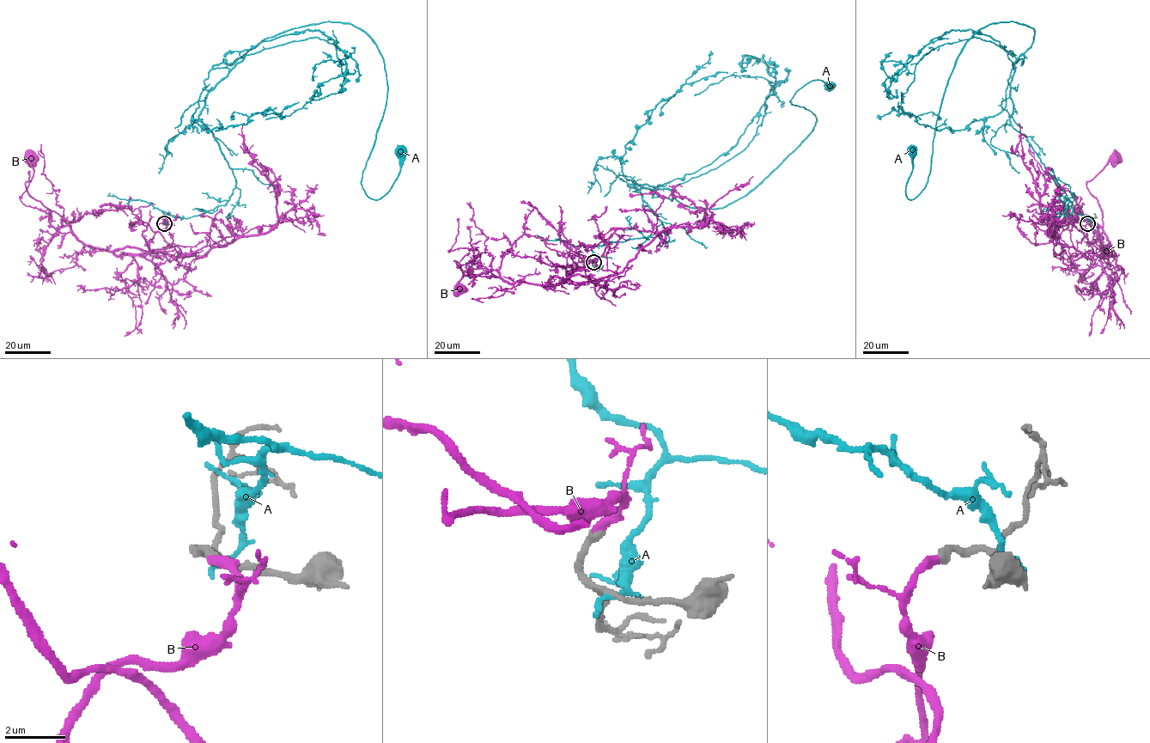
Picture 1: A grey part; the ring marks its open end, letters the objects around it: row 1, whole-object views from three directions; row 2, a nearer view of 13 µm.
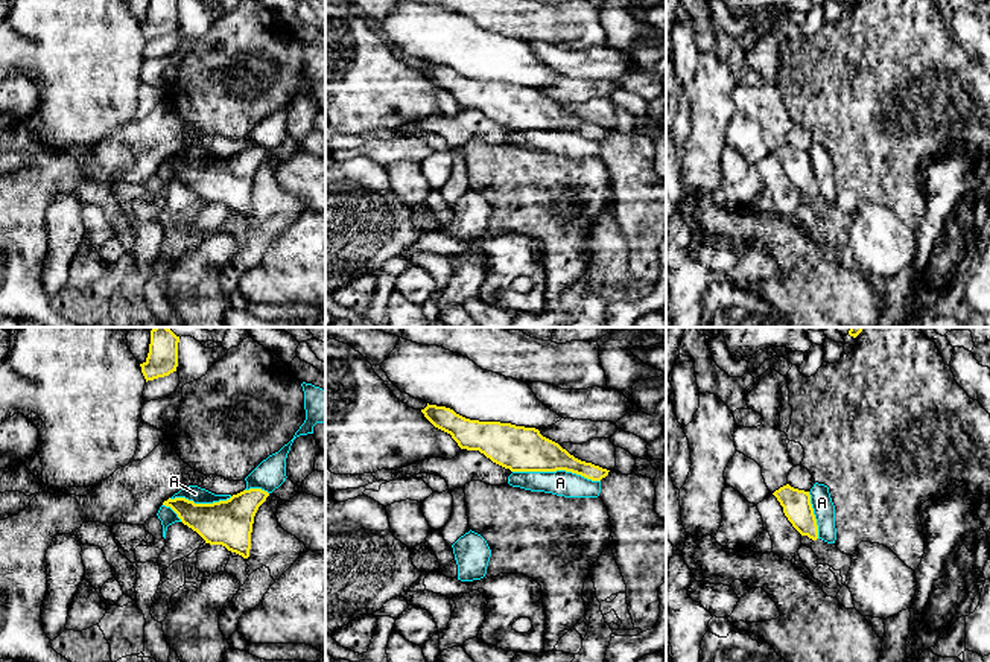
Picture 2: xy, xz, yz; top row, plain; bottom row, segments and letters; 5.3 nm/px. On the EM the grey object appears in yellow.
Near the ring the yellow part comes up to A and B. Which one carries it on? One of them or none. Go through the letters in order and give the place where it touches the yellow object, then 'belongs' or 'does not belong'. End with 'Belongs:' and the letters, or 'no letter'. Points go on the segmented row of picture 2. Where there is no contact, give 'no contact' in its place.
A: xz (557, 469) | does not belong
B: no contact | belongs
Belongs: B

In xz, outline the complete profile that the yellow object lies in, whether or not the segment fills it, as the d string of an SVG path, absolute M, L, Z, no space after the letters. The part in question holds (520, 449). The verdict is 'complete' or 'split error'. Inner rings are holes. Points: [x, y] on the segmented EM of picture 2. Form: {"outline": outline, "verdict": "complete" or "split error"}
{"outline": "M429 403L421 412L435 428L450 434L461 449L479 450L511 472L566 470L592 481L601 481L610 472L575 458L535 428L470 420L450 408Z", "verdict": "complete"}

